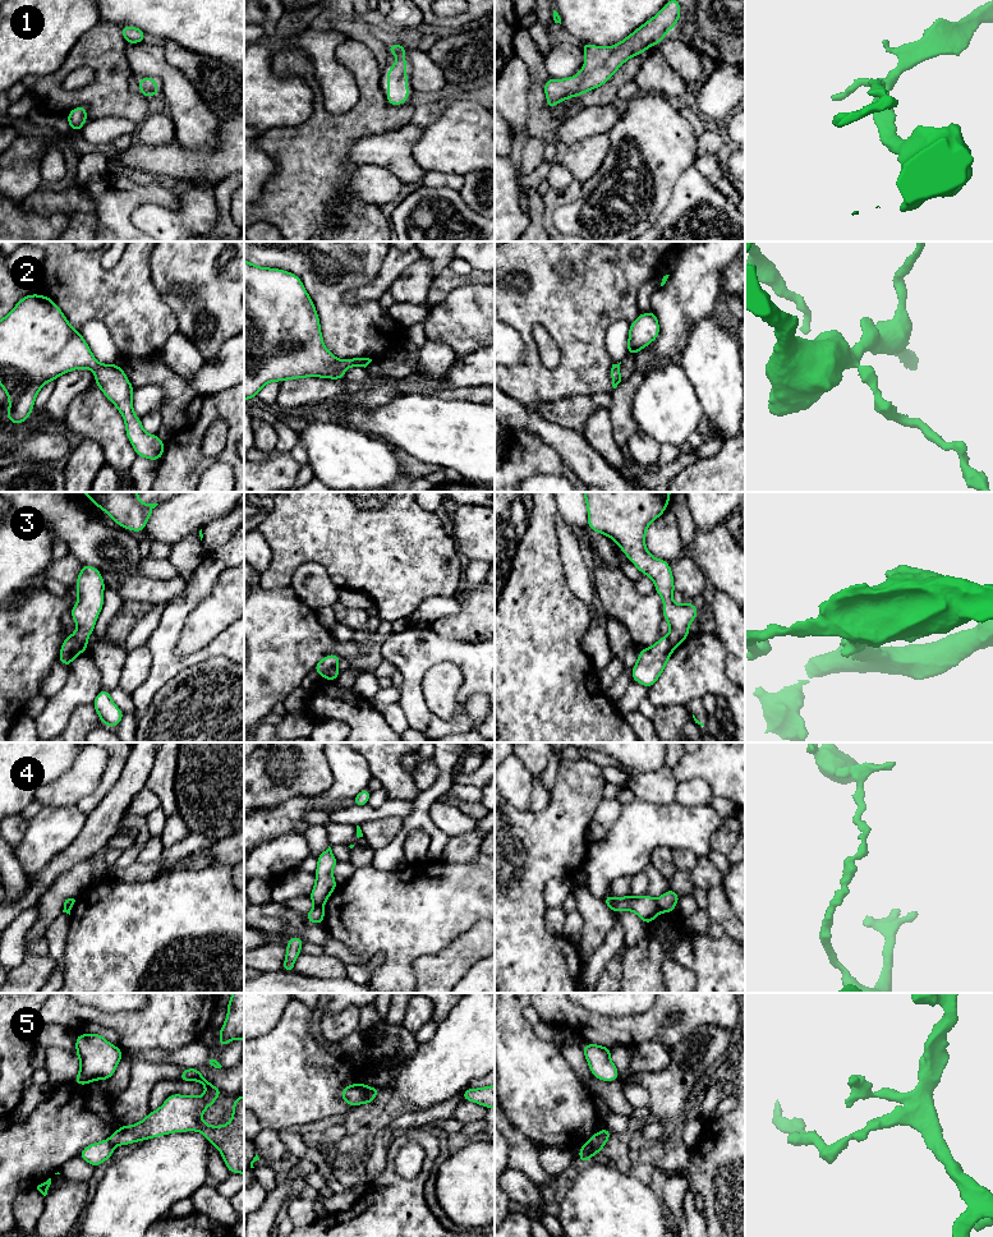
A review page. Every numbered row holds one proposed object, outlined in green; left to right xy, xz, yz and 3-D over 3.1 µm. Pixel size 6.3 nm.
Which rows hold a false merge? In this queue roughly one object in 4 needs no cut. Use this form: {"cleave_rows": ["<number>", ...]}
{"cleave_rows": ["3", "4", "5"]}

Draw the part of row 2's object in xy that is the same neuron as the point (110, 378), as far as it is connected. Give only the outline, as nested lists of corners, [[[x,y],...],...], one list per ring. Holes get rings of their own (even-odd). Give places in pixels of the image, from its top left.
[[[27,295],[0,319],[0,386],[9,397],[8,420],[20,426],[46,382],[81,368],[95,372],[95,383],[123,415],[137,456],[160,461],[165,443],[143,431],[133,411],[134,387],[124,371],[118,363],[100,364],[50,298]]]

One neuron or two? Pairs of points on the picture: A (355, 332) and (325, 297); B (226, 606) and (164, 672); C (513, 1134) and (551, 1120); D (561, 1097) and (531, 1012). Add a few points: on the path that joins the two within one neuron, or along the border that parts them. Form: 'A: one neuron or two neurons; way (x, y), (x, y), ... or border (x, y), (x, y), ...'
A: one neuron; way (346, 323), (330, 306)
B: two neurons; border (210, 642), (193, 652), (178, 653), (175, 651)
C: two neurons; border (515, 1125), (538, 1150)
D: two neurons; border (527, 1006), (523, 1016), (532, 1025)

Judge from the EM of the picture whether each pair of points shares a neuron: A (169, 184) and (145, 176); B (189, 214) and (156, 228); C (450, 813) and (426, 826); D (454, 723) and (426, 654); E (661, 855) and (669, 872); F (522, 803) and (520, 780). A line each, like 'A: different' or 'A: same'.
A: same
B: same
C: different
D: same
E: same
F: same

